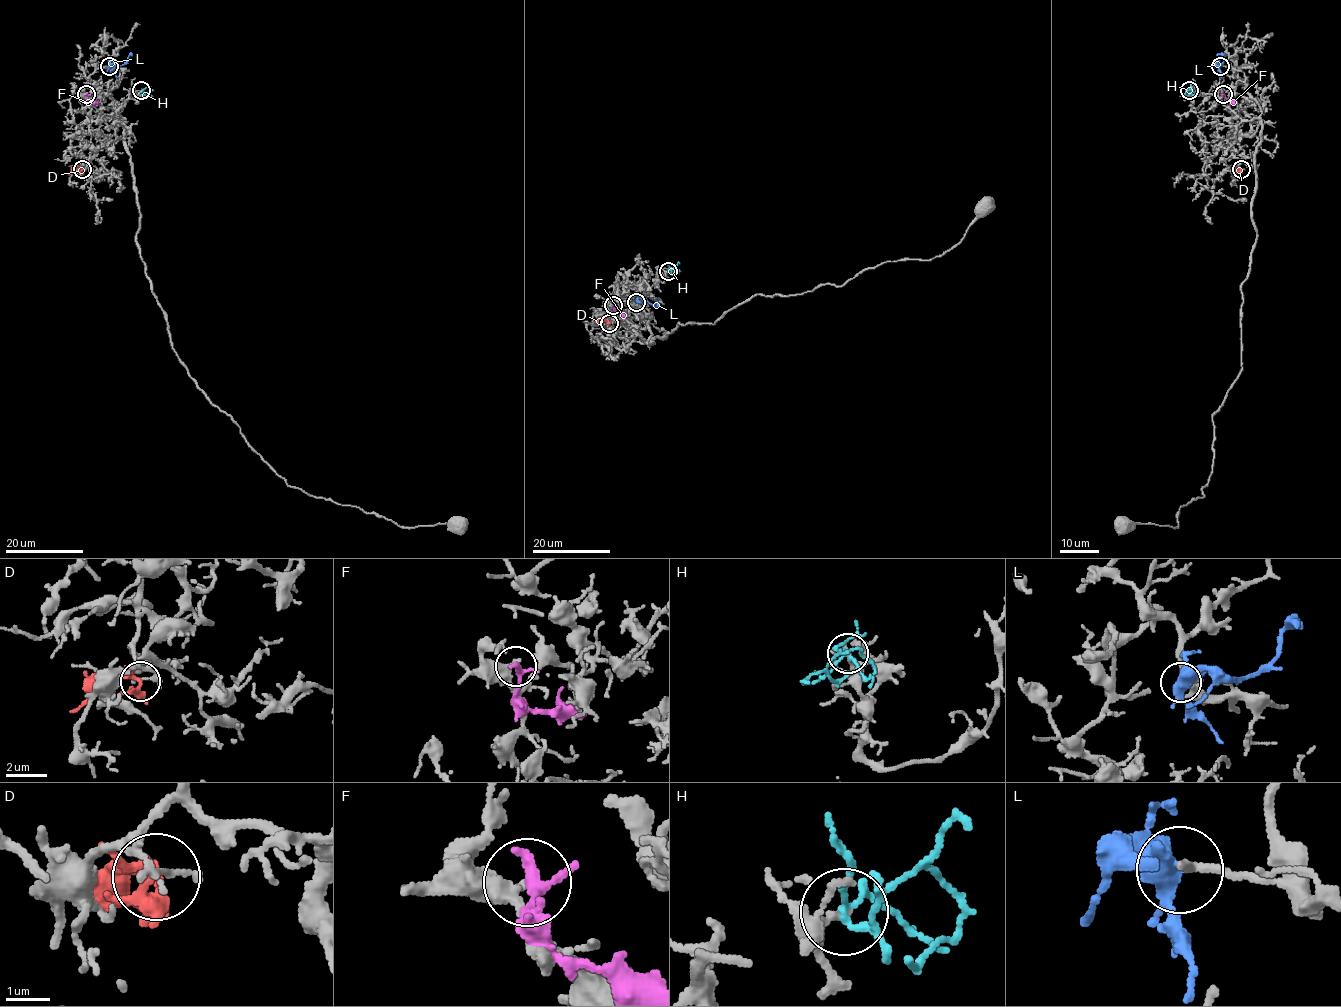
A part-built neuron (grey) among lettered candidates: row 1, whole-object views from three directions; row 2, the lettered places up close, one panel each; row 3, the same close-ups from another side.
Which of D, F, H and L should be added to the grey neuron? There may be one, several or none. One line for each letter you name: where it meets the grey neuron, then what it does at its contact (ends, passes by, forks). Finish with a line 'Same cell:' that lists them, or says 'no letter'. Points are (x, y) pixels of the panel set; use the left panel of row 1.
L: meets grey at (109, 66); it forks there
Same cell: L

